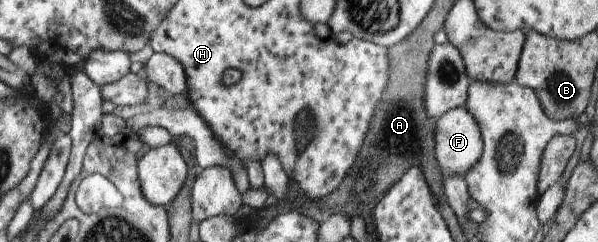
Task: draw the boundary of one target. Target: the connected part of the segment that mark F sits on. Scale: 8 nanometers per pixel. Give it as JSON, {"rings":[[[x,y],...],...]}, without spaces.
{"rings":[[[463,105],[446,111],[436,119],[434,129],[434,159],[444,176],[461,176],[473,167],[482,152],[481,134],[477,122]]]}

